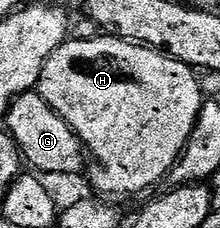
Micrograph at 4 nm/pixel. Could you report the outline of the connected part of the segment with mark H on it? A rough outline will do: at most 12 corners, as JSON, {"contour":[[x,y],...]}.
{"contour":[[111,34],[69,38],[40,97],[132,196],[172,171],[202,84]]}

